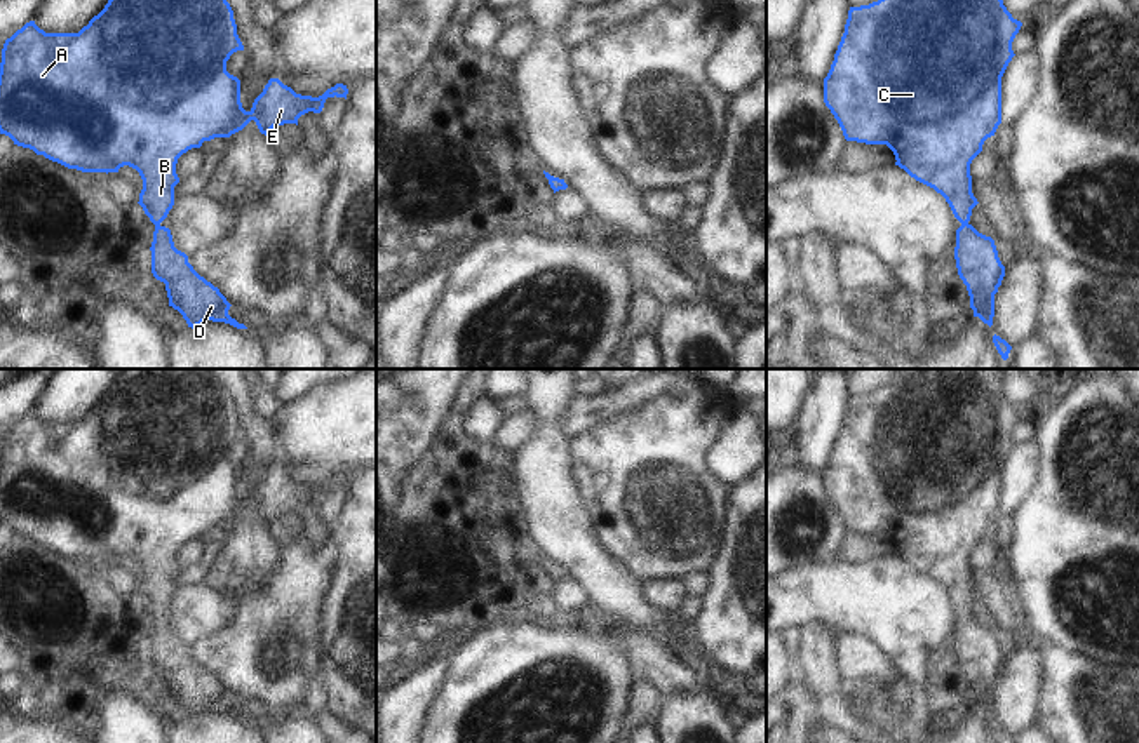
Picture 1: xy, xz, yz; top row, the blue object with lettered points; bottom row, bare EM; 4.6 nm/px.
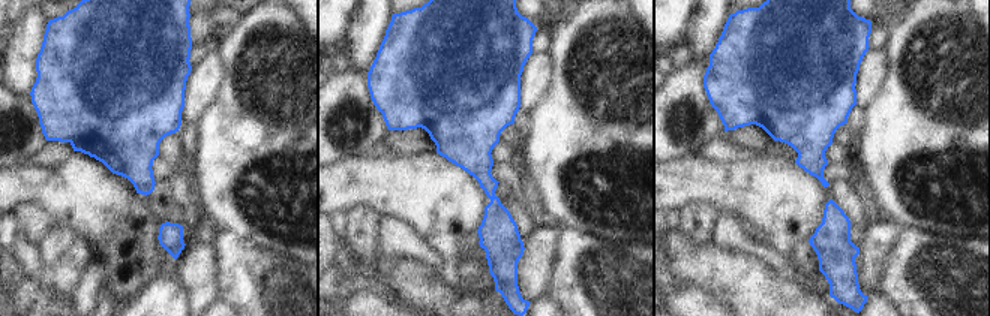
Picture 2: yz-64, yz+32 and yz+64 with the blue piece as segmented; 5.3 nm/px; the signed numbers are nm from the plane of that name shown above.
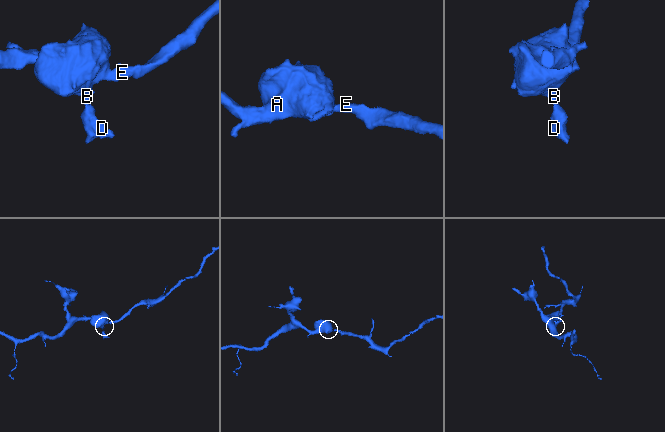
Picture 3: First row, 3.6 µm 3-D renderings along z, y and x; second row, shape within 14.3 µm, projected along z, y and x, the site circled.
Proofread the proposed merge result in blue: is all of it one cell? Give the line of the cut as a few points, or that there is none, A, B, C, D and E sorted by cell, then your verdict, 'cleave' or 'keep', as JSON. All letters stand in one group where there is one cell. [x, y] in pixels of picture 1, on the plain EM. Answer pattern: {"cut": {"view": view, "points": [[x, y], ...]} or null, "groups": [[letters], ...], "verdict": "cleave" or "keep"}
{"cut": null, "groups": [["A", "B", "C", "D", "E"]], "verdict": "keep"}

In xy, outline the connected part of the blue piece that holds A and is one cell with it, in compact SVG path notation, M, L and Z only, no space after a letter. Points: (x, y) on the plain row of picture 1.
M125 369L104 398L78 423L45 423L30 411L7 428L2 438L0 524L68 559L108 564L129 555L139 562L143 579L138 593L155 614L152 663L165 673L169 696L178 699L192 719L206 710L247 717L228 705L232 694L193 659L188 646L174 637L171 619L160 614L174 595L178 548L192 538L200 538L204 531L230 527L251 510L265 525L277 515L298 515L301 505L320 503L327 487L347 489L348 484L347 475L336 473L319 487L301 485L279 468L270 468L246 501L240 492L240 470L226 461L226 451L237 440L244 440L244 435L237 425L233 400L209 369Z

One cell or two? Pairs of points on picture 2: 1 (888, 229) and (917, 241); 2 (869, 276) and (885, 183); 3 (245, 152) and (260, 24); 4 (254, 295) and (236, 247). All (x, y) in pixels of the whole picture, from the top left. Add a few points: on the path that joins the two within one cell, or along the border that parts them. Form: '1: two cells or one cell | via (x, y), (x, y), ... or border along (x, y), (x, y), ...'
1: two cells | border along (903, 228), (882, 265)
2: two cells | border along (891, 217), (903, 226)
3: one cell | via (245, 120), (245, 56)
4: one cell | via (254, 283), (237, 259)

